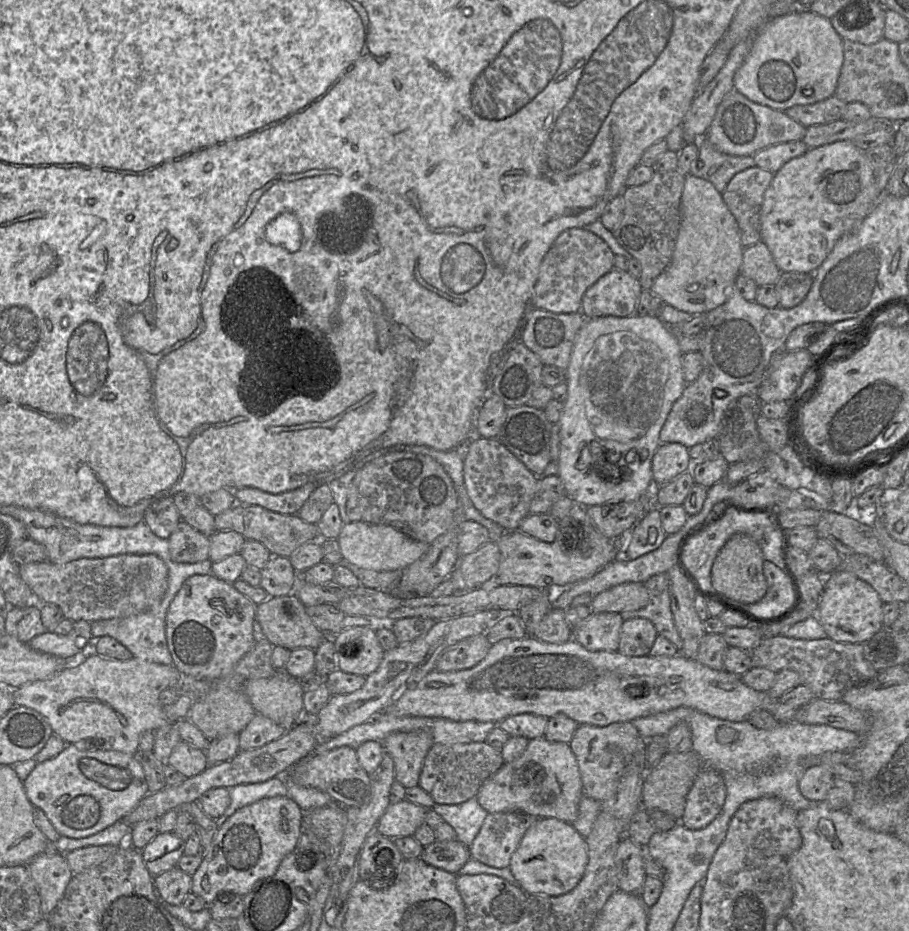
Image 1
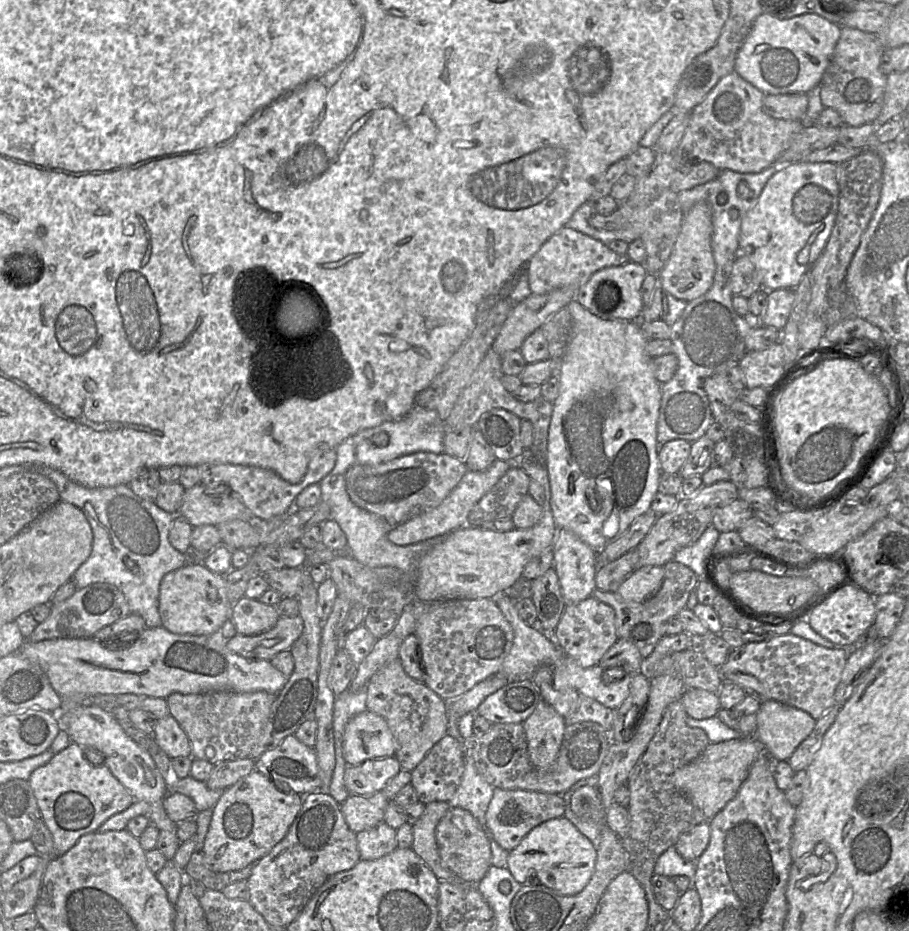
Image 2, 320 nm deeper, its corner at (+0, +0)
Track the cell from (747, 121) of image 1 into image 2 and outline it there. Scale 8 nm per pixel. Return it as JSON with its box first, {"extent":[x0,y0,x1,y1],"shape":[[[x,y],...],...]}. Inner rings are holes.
{"extent":[672,71,809,173],"shape":[[[735,71],[721,78],[690,113],[684,136],[672,153],[676,170],[708,162],[719,170],[759,173],[777,165],[779,156],[787,148],[792,137],[809,122],[776,119],[767,115],[762,108],[764,95]]]}

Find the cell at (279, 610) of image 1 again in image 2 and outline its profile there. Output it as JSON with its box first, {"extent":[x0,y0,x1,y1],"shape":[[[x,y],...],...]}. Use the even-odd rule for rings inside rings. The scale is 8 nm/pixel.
{"extent":[230,596,280,635],"shape":[[[246,596],[237,600],[231,609],[230,620],[240,635],[257,635],[272,629],[280,615],[274,605]]]}

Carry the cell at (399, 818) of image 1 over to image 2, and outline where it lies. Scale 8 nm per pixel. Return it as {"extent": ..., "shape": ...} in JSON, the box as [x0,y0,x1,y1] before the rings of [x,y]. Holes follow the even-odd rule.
{"extent":[340,791,390,833],"shape":[[[380,791],[367,795],[350,794],[340,806],[349,828],[358,833],[383,822],[390,801],[384,792]]]}

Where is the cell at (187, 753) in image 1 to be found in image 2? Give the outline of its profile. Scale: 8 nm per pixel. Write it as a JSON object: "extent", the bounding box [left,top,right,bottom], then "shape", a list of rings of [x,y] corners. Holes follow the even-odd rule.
{"extent":[153,714,192,758],"shape":[[[171,714],[156,720],[153,738],[170,758],[192,755],[186,732]]]}

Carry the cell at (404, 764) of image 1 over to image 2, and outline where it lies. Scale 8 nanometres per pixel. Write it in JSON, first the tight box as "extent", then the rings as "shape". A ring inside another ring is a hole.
{"extent":[366,658,448,772],"shape":[[[399,658],[385,664],[366,686],[367,710],[382,716],[397,743],[395,757],[403,770],[412,772],[433,746],[448,734],[447,703],[424,682],[411,678]]]}

